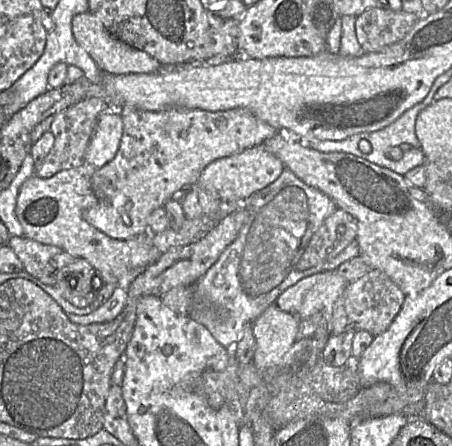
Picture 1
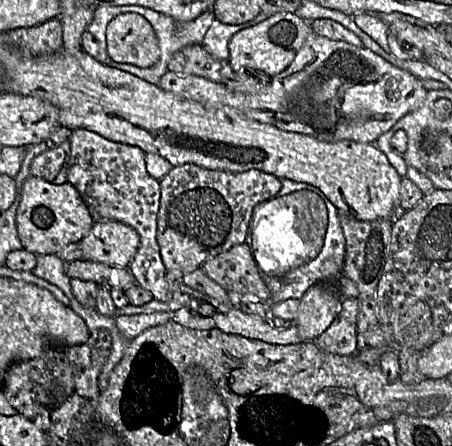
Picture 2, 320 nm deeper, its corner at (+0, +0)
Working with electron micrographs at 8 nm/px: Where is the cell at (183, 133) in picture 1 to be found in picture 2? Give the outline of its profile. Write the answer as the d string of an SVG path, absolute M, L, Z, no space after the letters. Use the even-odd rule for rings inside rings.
M95 221L80 241L83 260L128 268L135 256L140 237L127 224L114 221Z

